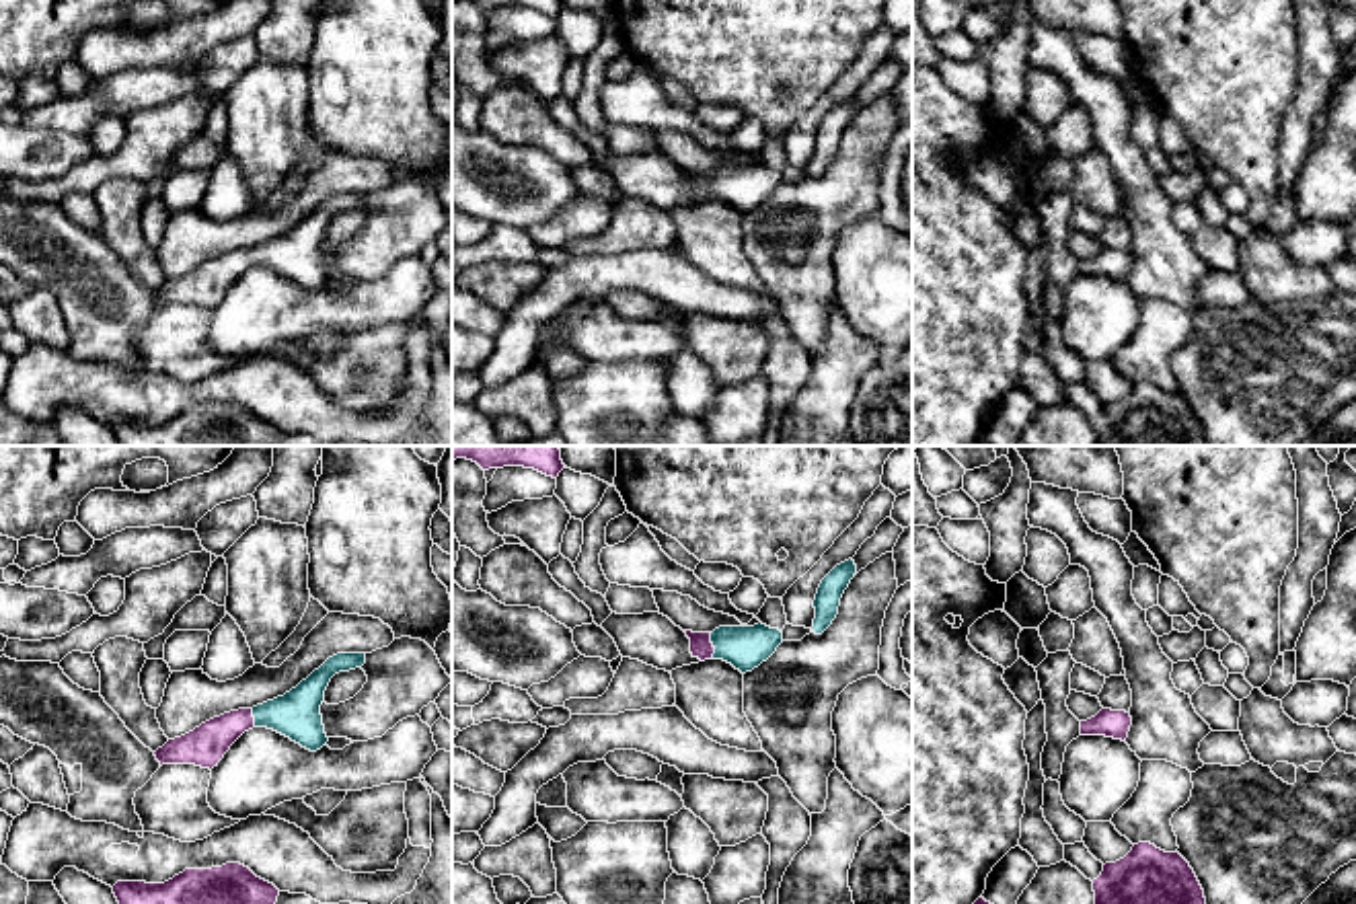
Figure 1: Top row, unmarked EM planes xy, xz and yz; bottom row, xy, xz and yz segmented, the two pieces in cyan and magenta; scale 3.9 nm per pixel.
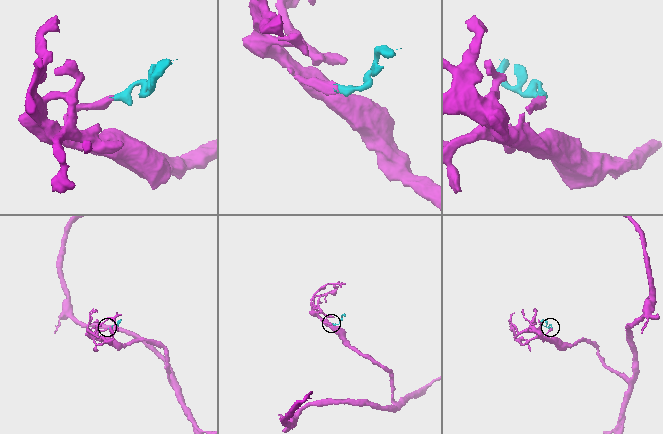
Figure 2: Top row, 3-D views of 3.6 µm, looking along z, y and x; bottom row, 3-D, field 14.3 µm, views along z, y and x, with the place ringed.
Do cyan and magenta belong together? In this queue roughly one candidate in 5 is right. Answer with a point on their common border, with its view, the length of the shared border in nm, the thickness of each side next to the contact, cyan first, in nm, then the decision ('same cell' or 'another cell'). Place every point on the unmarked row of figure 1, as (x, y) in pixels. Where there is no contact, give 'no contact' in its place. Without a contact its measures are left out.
xz (713, 185) | 110 nm | 170/90 nm | same cell

